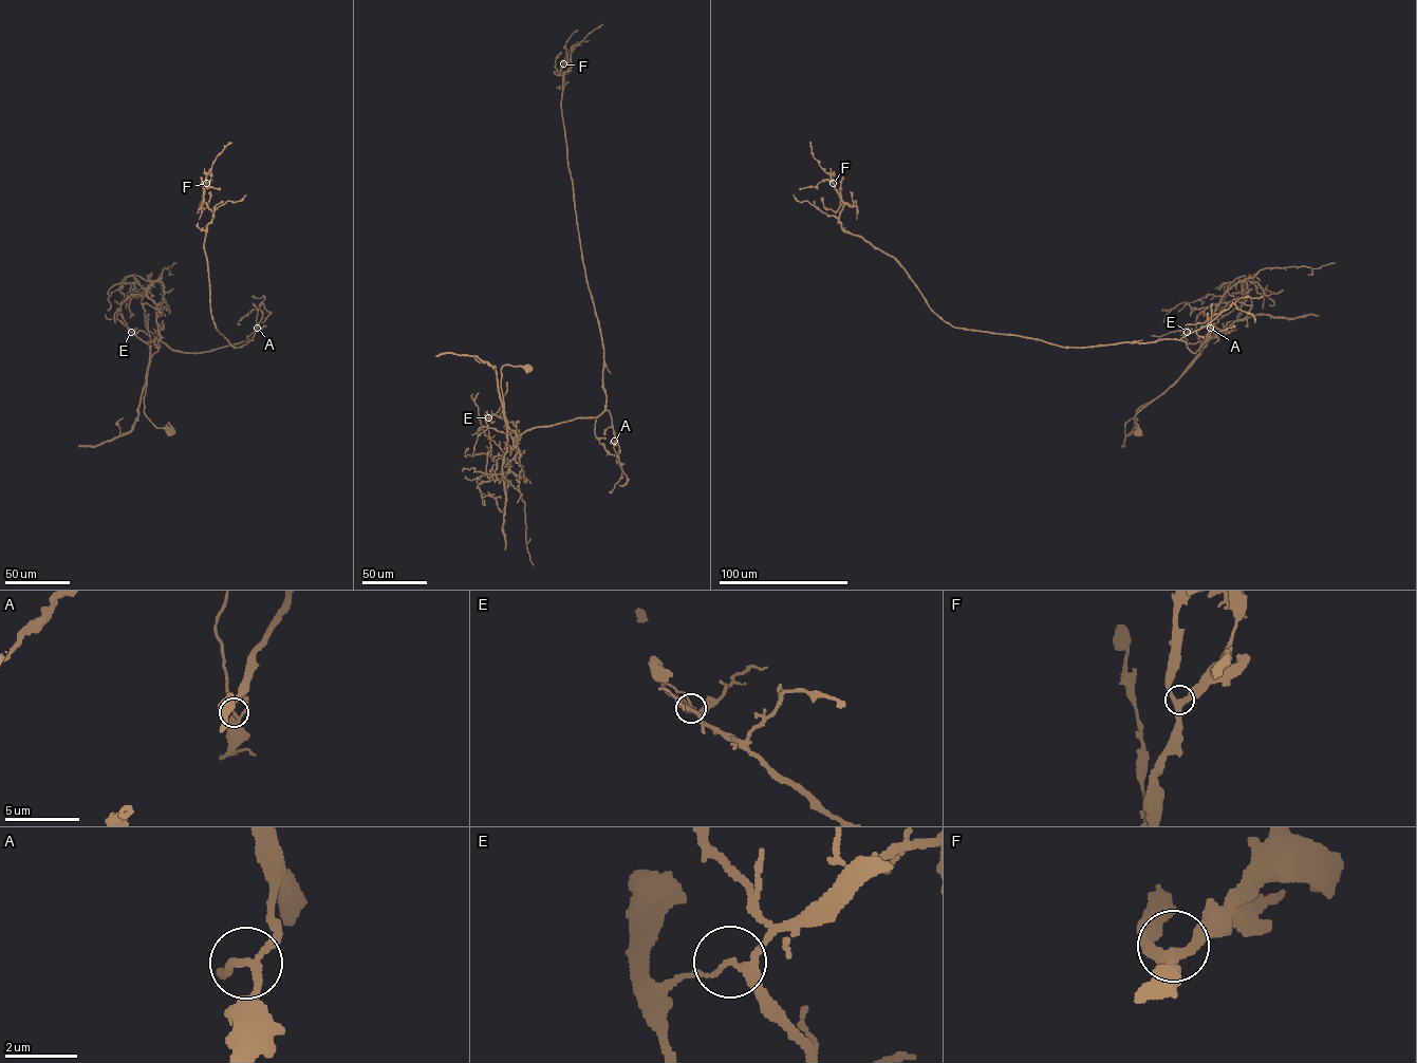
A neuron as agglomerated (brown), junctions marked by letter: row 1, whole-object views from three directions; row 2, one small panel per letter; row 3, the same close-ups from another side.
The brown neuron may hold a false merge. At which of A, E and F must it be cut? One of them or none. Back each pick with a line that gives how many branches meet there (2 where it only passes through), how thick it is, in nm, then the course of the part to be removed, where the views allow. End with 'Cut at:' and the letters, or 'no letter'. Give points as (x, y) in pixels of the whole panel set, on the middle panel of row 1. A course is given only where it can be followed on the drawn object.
E: branches 3; calibre 180 nm; course (488, 417), (489, 427), (507, 433), (495, 367), (474, 356), (451, 353), (435, 356)
Cut at: E

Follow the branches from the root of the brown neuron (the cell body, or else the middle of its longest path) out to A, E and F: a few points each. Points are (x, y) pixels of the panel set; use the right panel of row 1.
A: (1136, 431), (1135, 415), (1179, 377), (1206, 341), (1193, 353), (1179, 339), (1210, 328)
E: (1136, 431), (1135, 415), (1172, 385), (1203, 350), (1203, 343), (1197, 334), (1187, 332)
F: (1136, 431), (1205, 338), (1193, 353), (955, 328), (843, 229), (833, 183)

